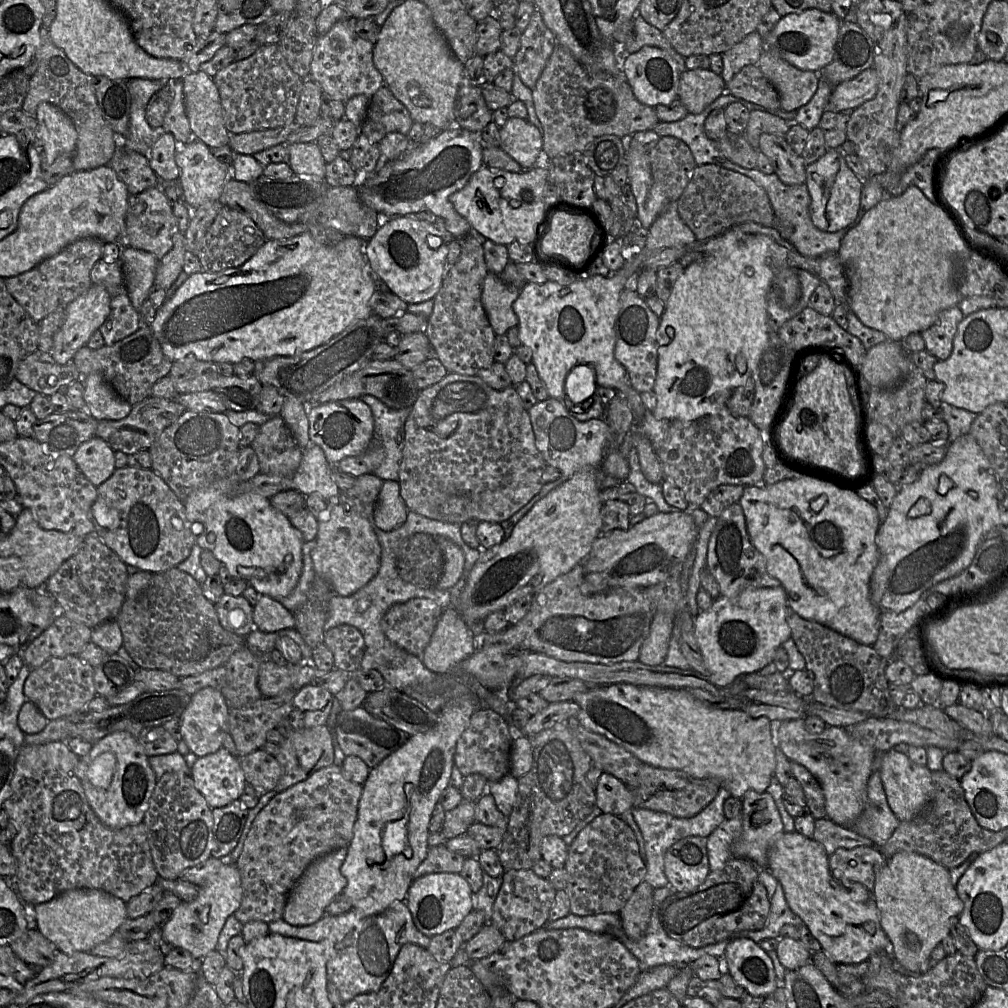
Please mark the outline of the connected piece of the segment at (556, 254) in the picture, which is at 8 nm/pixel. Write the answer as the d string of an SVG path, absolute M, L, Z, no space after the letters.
M557 212L541 249L549 258L566 259L575 264L589 262L597 234L595 225L587 218Z

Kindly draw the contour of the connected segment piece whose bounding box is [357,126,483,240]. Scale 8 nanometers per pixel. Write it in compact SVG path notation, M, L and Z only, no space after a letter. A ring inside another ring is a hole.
M454 126L442 129L426 143L416 143L402 157L380 166L357 192L364 205L390 217L430 211L443 220L446 231L461 240L469 236L470 224L455 211L449 199L482 166L482 144L478 136Z

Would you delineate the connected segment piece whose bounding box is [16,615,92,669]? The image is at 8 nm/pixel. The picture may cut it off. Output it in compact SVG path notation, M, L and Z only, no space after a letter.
M58 615L53 623L34 639L28 646L16 649L23 660L23 664L29 668L37 668L52 658L62 658L69 655L76 655L91 641L92 629L86 625L76 622L65 615Z

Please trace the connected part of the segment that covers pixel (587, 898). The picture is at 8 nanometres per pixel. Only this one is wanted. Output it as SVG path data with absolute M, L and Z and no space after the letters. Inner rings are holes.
M603 813L592 820L569 844L564 869L567 872L565 891L570 902L570 914L578 916L619 913L647 872L633 830L620 817Z

